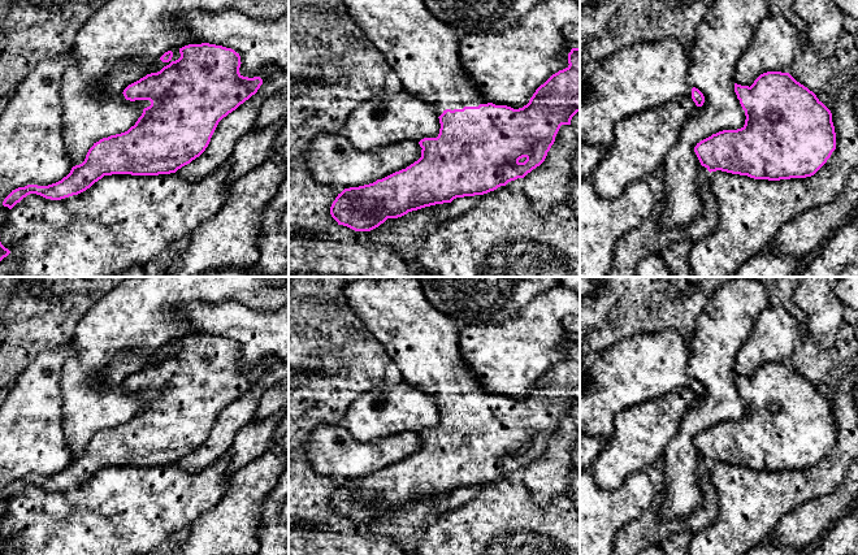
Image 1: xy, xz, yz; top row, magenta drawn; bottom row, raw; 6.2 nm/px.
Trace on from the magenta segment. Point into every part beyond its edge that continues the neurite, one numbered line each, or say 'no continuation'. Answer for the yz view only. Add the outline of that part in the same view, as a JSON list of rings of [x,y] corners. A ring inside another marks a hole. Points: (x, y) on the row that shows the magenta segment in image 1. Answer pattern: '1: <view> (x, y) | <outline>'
1: yz (642, 76) | [[[672,38],[629,44],[610,55],[588,78],[588,92],[580,99],[580,140],[608,149],[614,142],[615,125],[621,117],[656,108],[677,97],[692,97],[689,65],[689,53]]]

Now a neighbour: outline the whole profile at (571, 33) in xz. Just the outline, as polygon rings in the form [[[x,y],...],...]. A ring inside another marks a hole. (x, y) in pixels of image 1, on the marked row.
[[[580,25],[567,26],[563,31],[563,36],[572,48],[580,48]]]

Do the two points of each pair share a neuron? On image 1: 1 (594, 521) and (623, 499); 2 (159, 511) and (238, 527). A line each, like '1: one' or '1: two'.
1: one
2: two

